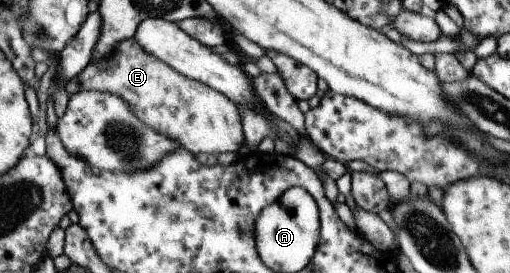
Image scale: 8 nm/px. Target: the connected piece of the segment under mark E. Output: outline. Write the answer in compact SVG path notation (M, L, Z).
M135 37L119 42L115 46L115 52L109 58L92 62L79 76L81 91L113 92L119 94L121 98L131 106L131 110L153 130L171 136L183 144L194 155L199 152L206 154L223 154L225 152L236 152L238 155L243 151L246 143L246 136L241 114L236 104L216 88L211 88L206 84L201 84L197 80L191 80L183 74L179 74L170 64L165 64L163 60L151 56L145 52Z

